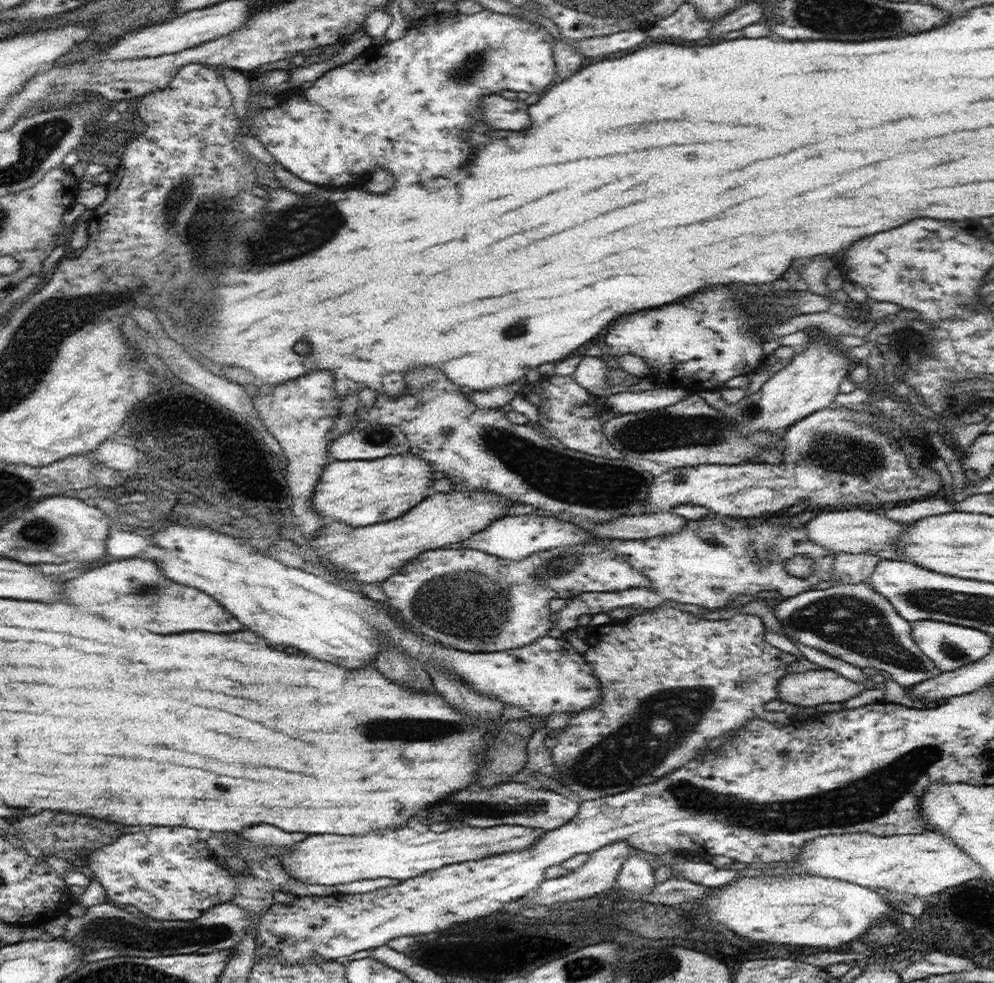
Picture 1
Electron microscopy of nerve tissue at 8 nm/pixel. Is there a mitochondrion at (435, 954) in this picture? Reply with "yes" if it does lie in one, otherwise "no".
no

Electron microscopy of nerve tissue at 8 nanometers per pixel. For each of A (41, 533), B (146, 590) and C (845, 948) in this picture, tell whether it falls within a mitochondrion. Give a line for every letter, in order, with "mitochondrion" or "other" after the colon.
A: mitochondrion
B: mitochondrion
C: other

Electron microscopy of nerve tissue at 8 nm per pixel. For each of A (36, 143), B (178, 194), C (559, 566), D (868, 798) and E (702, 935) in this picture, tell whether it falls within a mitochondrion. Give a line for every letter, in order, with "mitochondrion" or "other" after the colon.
A: mitochondrion
B: mitochondrion
C: mitochondrion
D: mitochondrion
E: other

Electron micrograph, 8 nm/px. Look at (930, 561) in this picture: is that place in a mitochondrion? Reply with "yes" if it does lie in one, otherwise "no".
no

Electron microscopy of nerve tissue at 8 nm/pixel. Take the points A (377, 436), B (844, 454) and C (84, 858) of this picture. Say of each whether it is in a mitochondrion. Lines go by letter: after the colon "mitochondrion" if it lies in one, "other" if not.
A: mitochondrion
B: mitochondrion
C: other

